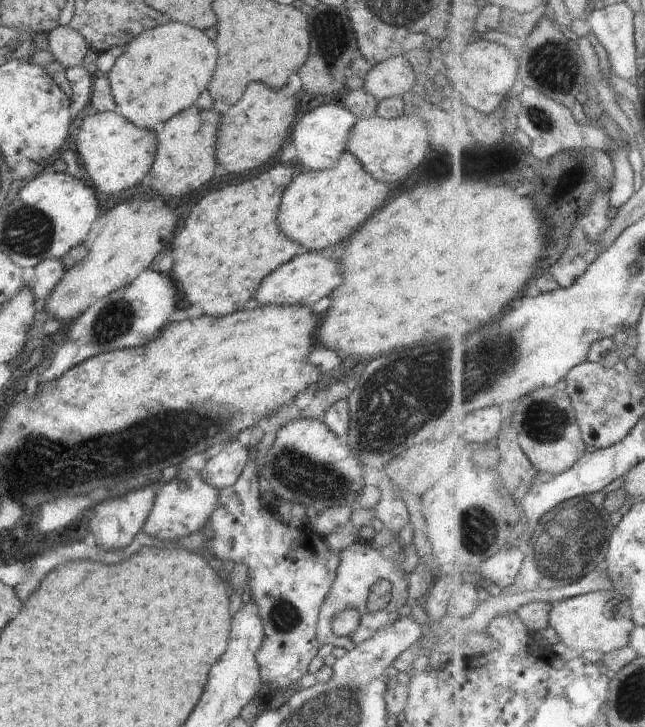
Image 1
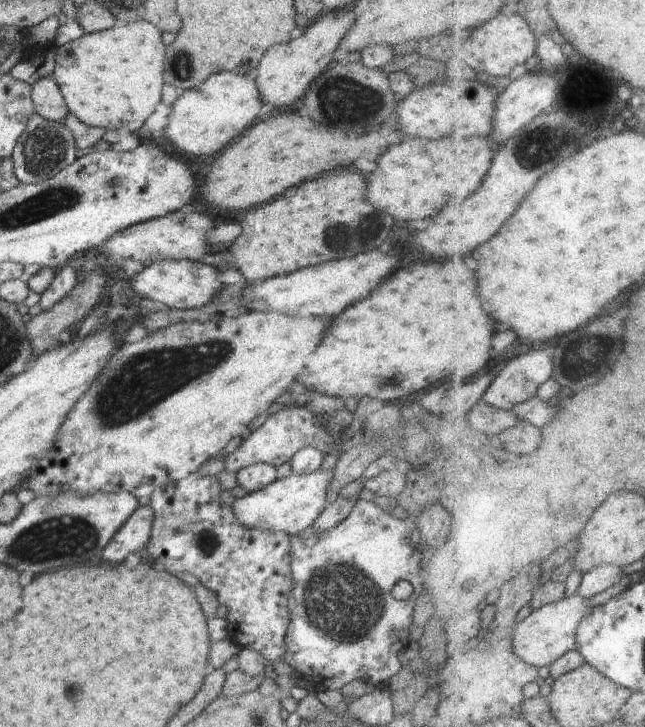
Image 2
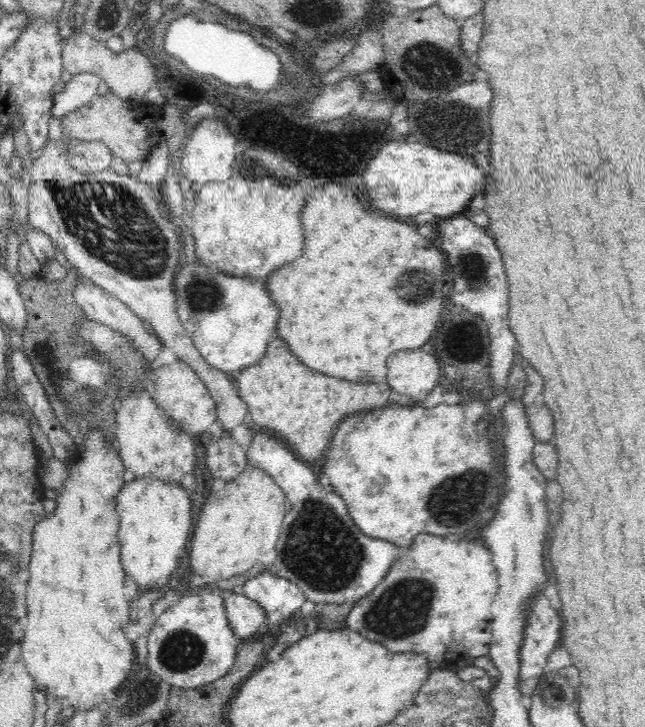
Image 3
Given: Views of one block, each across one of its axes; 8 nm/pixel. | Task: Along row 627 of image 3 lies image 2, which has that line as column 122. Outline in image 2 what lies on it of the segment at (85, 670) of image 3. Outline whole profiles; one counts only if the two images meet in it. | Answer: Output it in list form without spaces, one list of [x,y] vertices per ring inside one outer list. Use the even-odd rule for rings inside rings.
[[[146,21],[123,23],[106,30],[85,33],[78,40],[59,46],[52,76],[60,88],[69,112],[84,124],[117,132],[126,129],[129,133],[141,135],[145,129],[146,118],[156,110],[156,104],[161,102],[164,56],[166,46],[156,26]]]

